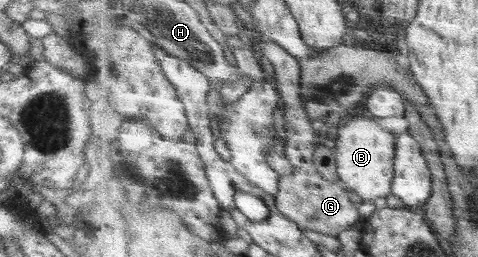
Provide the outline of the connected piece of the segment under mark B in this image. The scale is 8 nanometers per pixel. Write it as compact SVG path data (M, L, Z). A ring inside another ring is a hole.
M356 112L340 127L339 138L333 145L337 156L339 178L364 201L375 201L393 194L395 160L398 156L397 134L380 127L369 113Z

